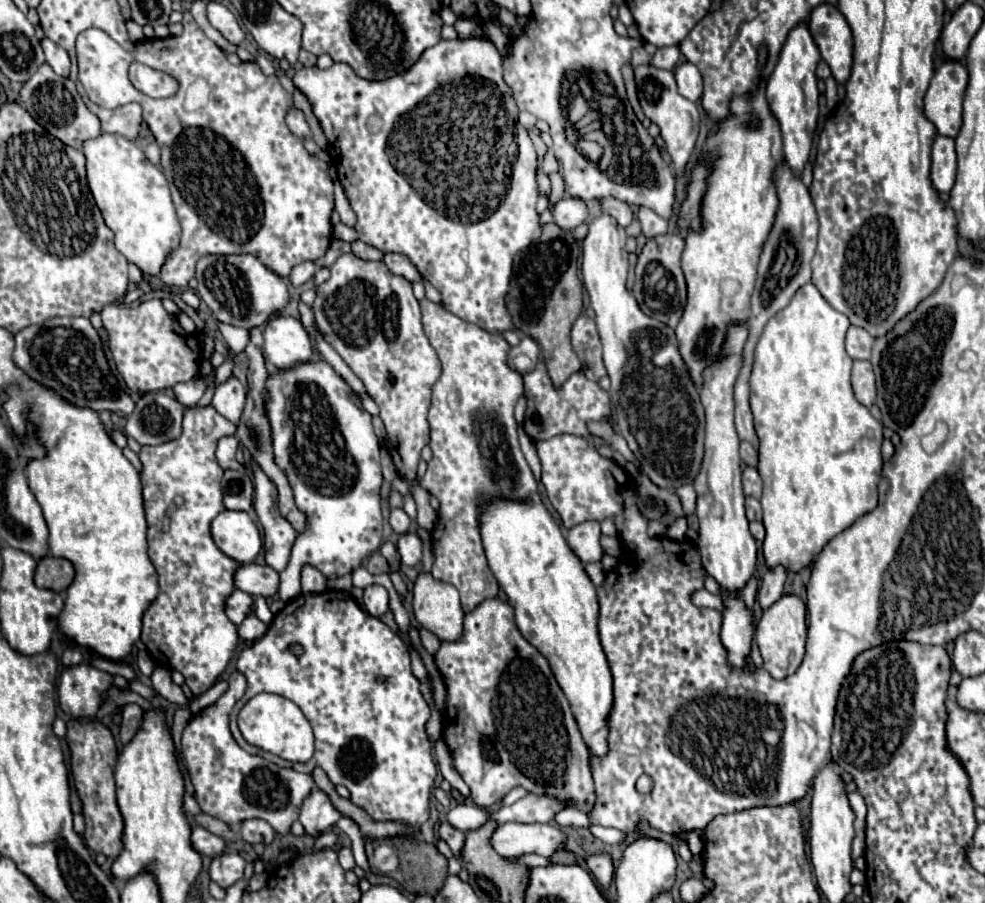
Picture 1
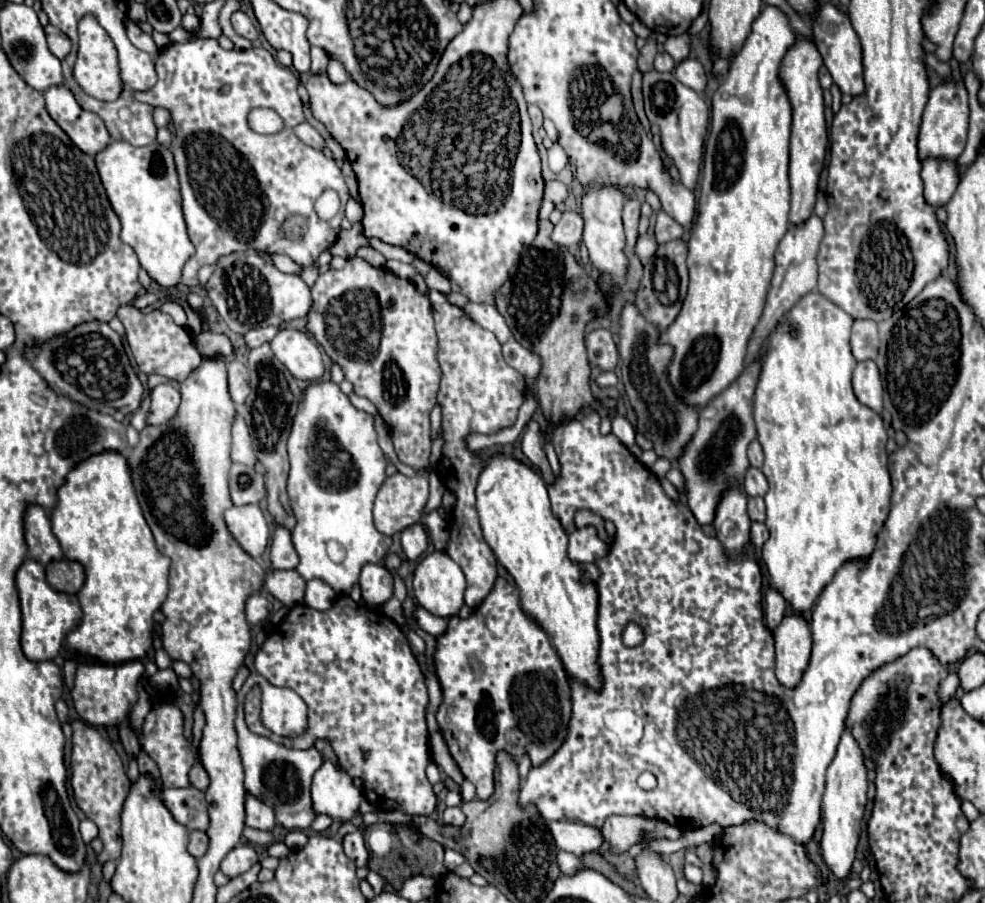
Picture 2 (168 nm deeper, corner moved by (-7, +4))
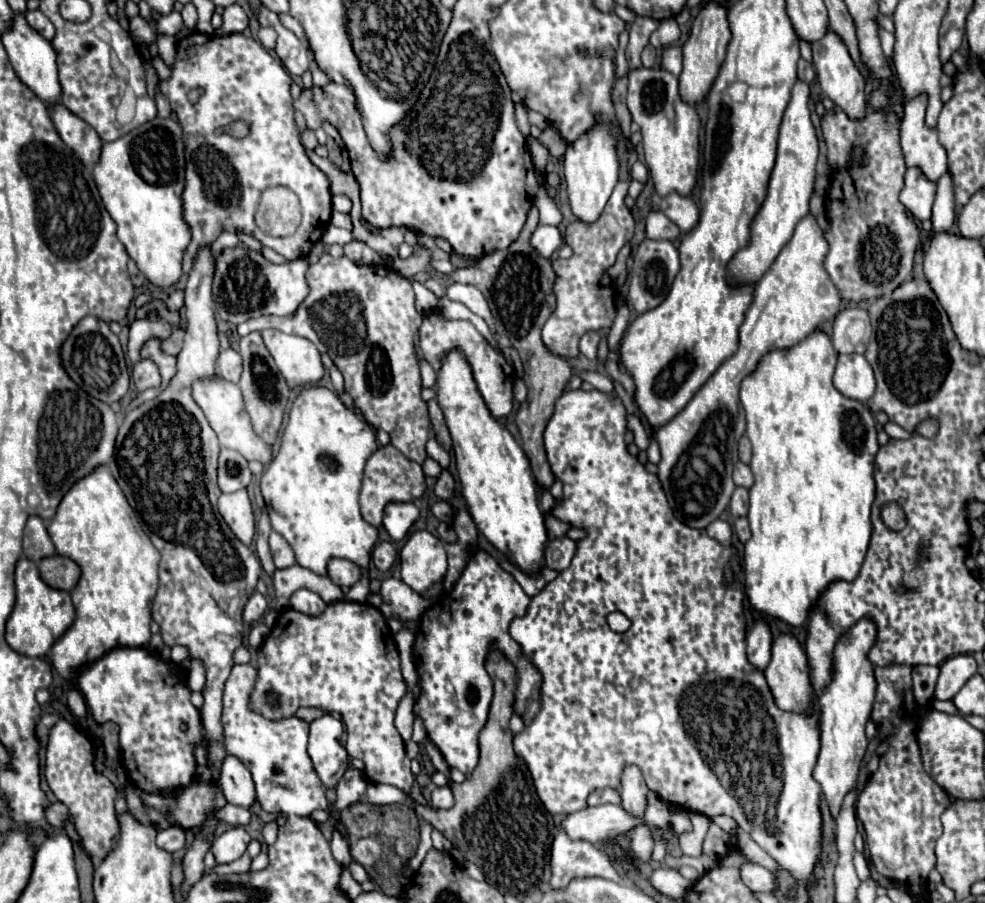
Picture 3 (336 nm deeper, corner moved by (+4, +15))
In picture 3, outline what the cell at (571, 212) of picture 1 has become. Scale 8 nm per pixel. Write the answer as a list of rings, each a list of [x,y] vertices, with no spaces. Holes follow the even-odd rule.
[[[538,226],[530,238],[530,244],[538,256],[552,258],[562,244],[562,232],[556,226]]]

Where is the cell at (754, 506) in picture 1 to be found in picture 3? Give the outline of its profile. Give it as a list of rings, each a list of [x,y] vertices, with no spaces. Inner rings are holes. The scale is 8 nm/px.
[[[736,488],[730,500],[730,514],[734,518],[746,516],[748,514],[748,490],[746,488]]]

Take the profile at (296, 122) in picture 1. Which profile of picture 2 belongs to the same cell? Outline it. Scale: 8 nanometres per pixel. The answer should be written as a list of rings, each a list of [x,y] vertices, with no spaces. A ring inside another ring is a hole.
[[[307,121],[299,123],[293,131],[295,131],[295,135],[297,135],[303,143],[307,143],[309,147],[313,147],[313,149],[321,149],[321,147],[323,147],[323,137],[321,137]]]

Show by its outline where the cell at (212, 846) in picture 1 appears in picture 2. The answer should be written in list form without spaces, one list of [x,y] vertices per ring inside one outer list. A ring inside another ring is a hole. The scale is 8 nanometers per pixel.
[[[191,831],[189,833],[189,853],[197,859],[207,853],[207,833],[205,831]]]

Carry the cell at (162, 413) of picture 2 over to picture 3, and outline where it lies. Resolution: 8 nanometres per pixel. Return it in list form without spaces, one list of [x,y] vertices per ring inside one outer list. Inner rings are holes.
[[[142,358],[140,362],[136,362],[132,366],[132,380],[136,384],[136,388],[152,388],[152,386],[160,386],[160,372],[156,368],[156,364],[148,358]]]

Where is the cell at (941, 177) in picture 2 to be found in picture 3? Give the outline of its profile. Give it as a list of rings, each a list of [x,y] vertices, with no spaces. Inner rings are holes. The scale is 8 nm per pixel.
[[[908,168],[904,174],[904,188],[900,190],[900,202],[916,220],[928,220],[932,216],[932,204],[936,196],[936,184],[926,180],[918,168]]]

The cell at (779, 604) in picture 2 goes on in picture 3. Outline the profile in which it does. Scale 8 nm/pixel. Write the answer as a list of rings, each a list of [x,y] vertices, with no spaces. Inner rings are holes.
[[[758,620],[750,634],[746,636],[746,654],[748,654],[748,662],[756,668],[756,670],[764,670],[770,664],[772,658],[772,634],[770,628],[764,620]]]

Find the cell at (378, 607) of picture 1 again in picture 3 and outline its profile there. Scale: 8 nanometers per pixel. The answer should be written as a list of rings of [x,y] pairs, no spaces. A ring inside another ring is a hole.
[[[330,558],[328,560],[328,578],[336,586],[350,588],[360,580],[362,574],[364,574],[364,570],[350,560],[342,560],[342,558]]]

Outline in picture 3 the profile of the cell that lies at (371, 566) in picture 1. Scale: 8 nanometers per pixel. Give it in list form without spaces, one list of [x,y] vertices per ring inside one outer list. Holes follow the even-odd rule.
[[[380,542],[372,552],[372,562],[380,572],[386,572],[396,558],[396,550],[390,542]]]

